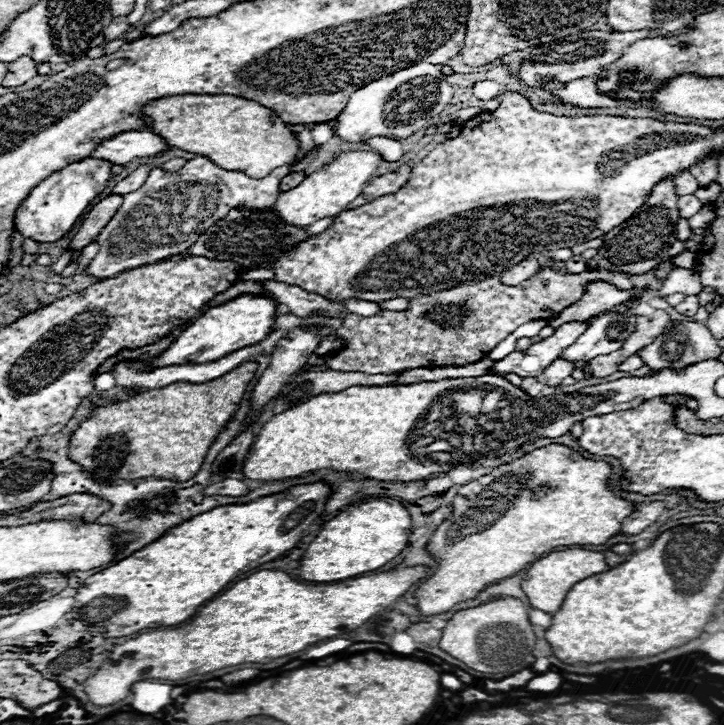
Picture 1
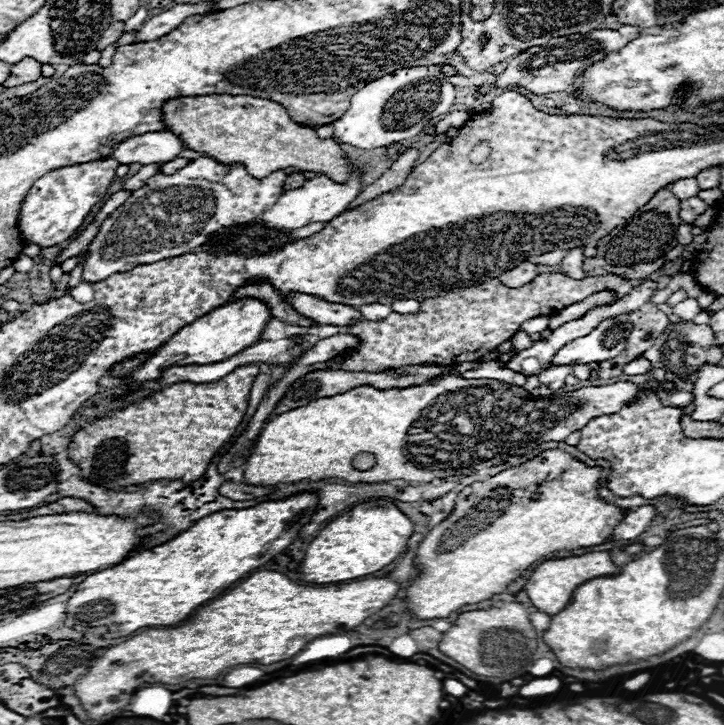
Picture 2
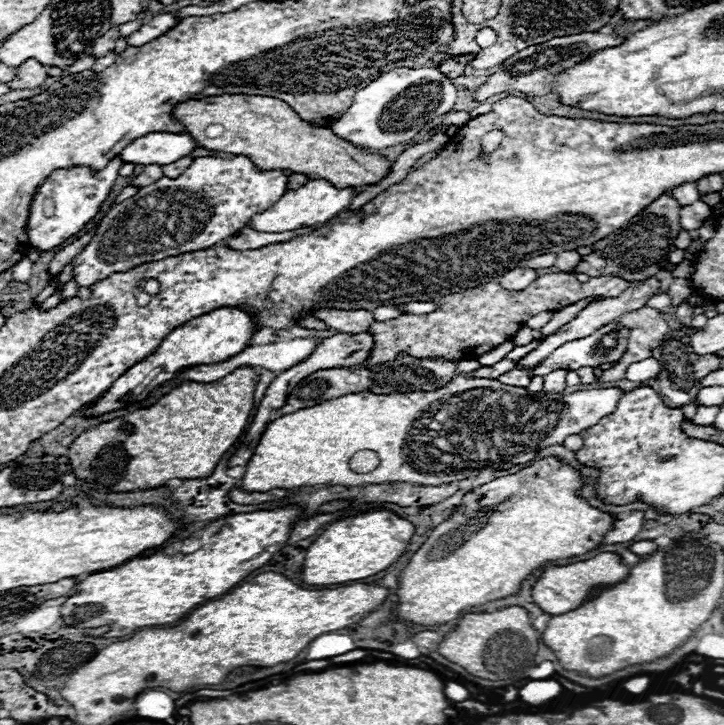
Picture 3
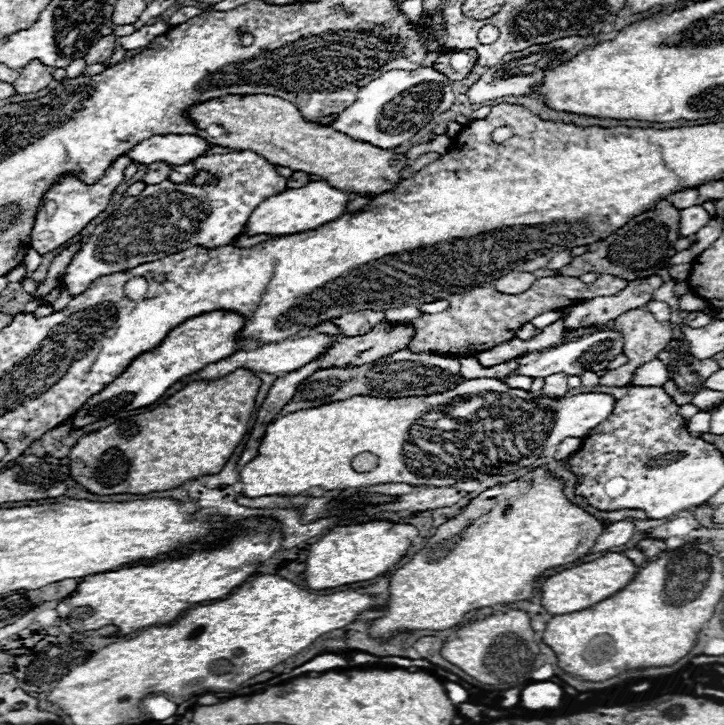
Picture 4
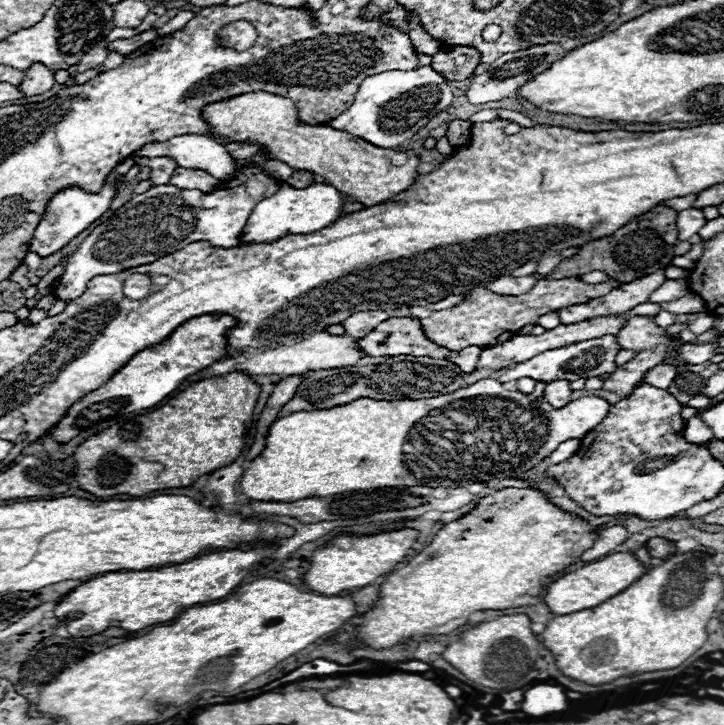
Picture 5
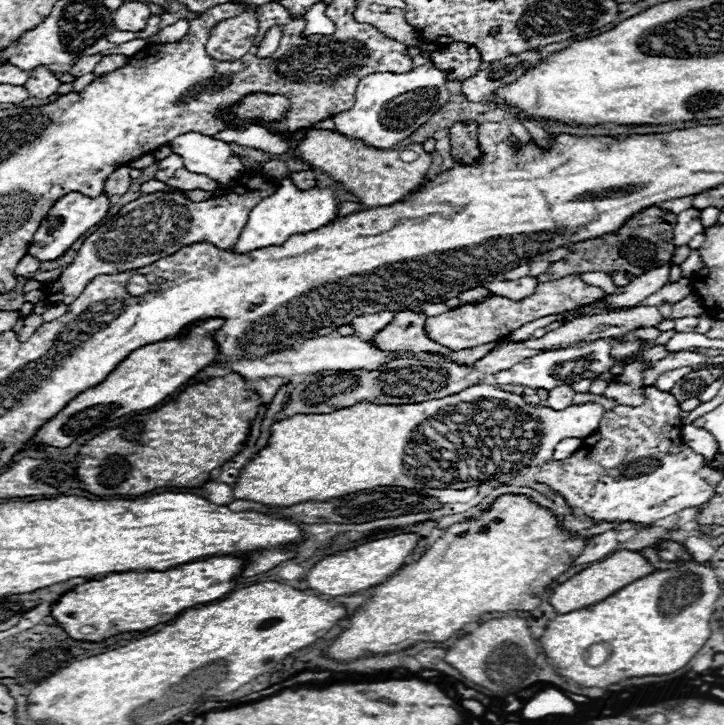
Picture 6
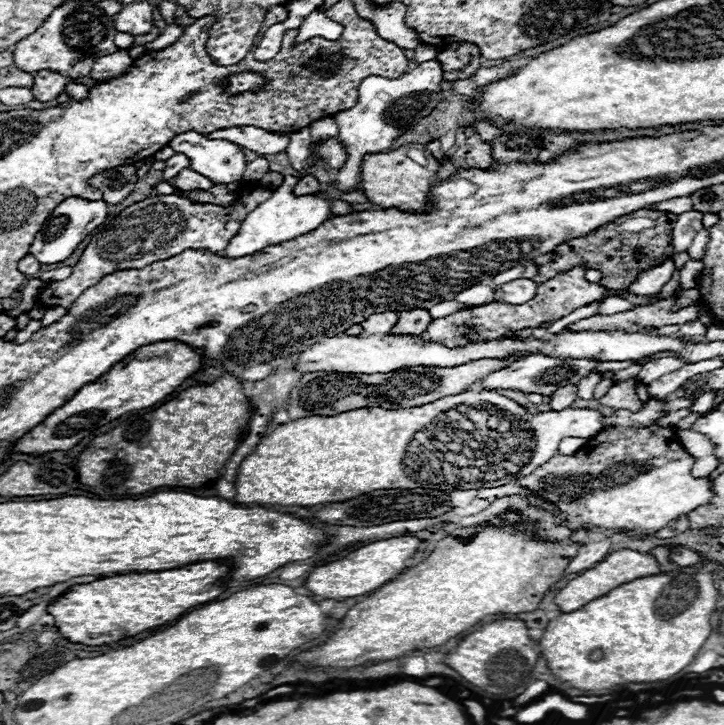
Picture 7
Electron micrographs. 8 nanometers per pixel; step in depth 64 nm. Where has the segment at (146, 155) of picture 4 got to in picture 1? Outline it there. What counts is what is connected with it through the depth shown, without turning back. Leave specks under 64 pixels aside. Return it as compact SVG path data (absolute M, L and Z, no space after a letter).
M130 130L124 134L116 134L96 146L96 150L90 154L90 158L100 158L108 160L112 164L126 164L134 158L142 156L156 156L164 150L164 144L158 136L150 132L140 132L140 130Z

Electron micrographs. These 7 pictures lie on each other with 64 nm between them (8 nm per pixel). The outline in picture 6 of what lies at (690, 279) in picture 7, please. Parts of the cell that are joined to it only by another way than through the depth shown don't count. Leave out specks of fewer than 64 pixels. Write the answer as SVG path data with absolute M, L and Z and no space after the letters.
M692 250L690 252L690 256L680 264L680 268L682 268L682 274L686 276L686 278L690 278L698 268L700 268L700 252L698 250Z

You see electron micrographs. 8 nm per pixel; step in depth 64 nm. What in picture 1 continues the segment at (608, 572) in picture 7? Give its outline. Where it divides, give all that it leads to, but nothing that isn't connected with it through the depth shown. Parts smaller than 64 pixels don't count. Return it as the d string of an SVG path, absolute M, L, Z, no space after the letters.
M568 548L568 550L560 550L560 552L552 552L548 554L546 558L540 558L536 560L524 580L522 580L522 590L530 602L532 608L538 608L538 610L544 610L544 612L558 612L568 590L578 584L580 580L588 578L588 576L594 576L598 572L604 572L608 570L606 562L604 562L604 554L602 552L590 552L590 550L578 550L578 548Z

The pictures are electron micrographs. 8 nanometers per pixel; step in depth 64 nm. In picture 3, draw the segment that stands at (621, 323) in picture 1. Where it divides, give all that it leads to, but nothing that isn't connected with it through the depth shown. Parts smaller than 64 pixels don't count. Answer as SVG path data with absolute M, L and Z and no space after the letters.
M610 322L608 326L602 326L600 330L596 330L586 338L578 338L556 348L544 362L528 370L528 374L544 376L558 368L564 370L576 370L582 366L596 368L600 364L616 362L626 350L626 340L628 328L620 326L618 322Z

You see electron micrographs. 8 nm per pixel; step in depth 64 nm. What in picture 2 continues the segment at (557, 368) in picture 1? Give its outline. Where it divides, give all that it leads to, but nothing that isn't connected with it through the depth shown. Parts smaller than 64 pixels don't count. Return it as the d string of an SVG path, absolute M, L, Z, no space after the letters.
M552 366L548 370L544 370L542 374L538 374L540 382L546 384L552 390L560 390L564 386L564 378L572 372L572 366Z

